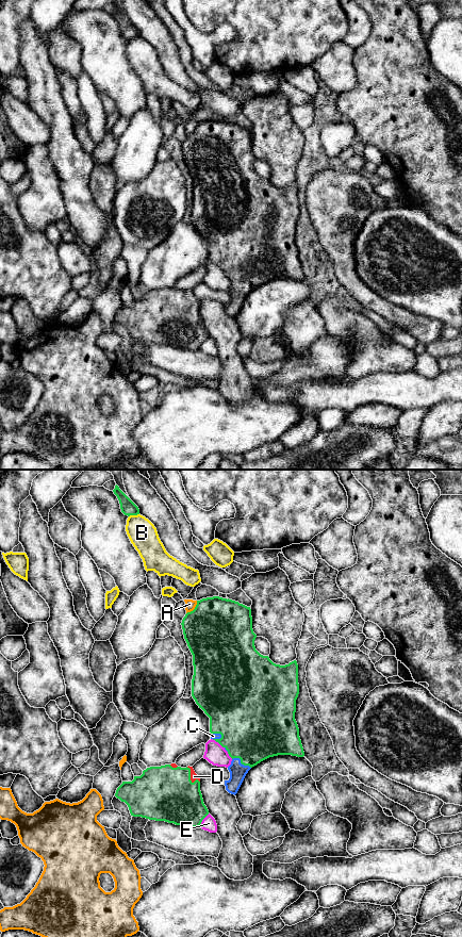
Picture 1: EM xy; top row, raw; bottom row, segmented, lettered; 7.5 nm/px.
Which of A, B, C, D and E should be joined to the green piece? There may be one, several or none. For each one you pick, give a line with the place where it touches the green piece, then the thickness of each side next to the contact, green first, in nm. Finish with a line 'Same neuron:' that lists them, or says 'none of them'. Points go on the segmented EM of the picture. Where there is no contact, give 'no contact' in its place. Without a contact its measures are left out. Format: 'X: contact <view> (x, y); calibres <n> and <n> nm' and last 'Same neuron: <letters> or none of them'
C: contact xy (241, 762); calibres 460 and 130 nm
D: contact xy (190, 777); calibres 420 and 60 nm
Same neuron: C, D

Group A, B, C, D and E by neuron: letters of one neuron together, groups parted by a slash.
A / B / C D / E

